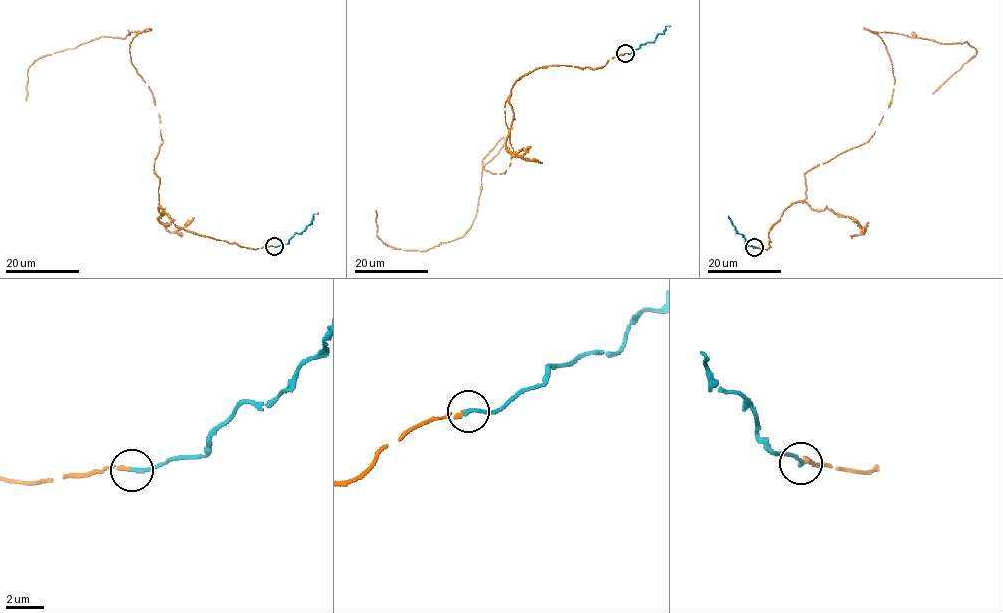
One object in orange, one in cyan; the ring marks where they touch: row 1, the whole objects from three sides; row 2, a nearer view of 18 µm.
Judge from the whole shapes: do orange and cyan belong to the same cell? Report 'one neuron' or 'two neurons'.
one neuron

